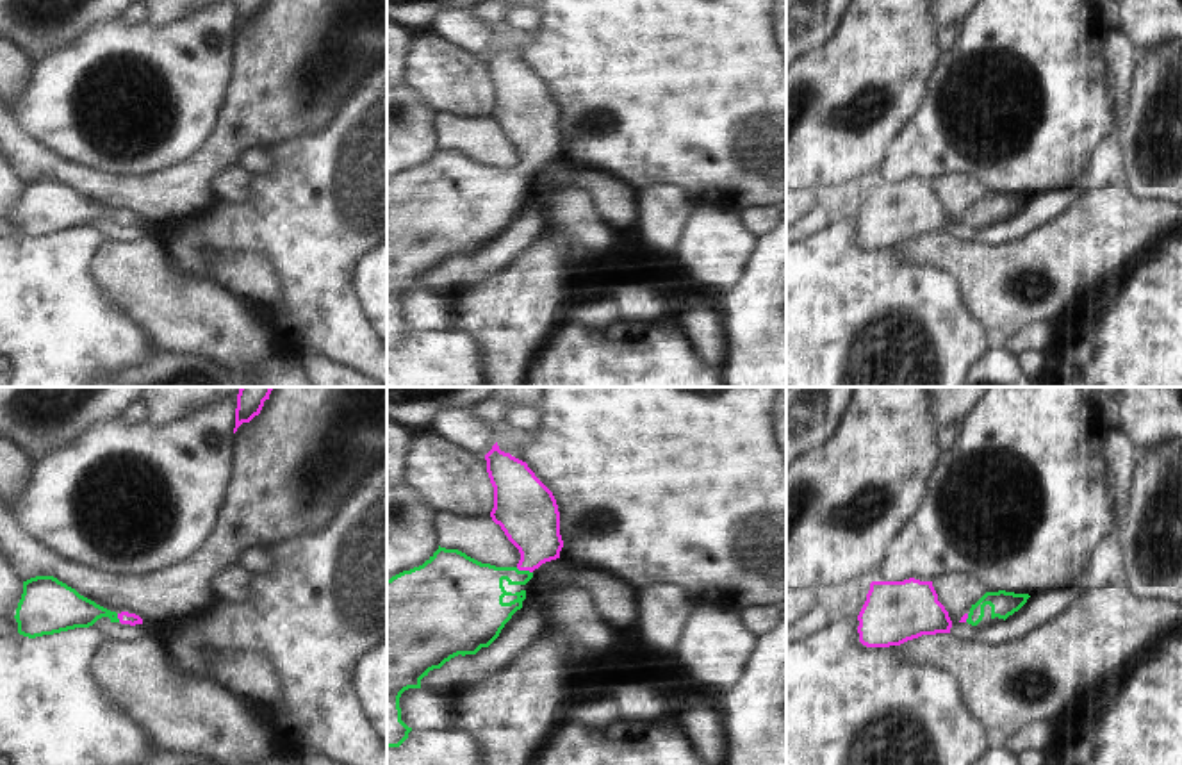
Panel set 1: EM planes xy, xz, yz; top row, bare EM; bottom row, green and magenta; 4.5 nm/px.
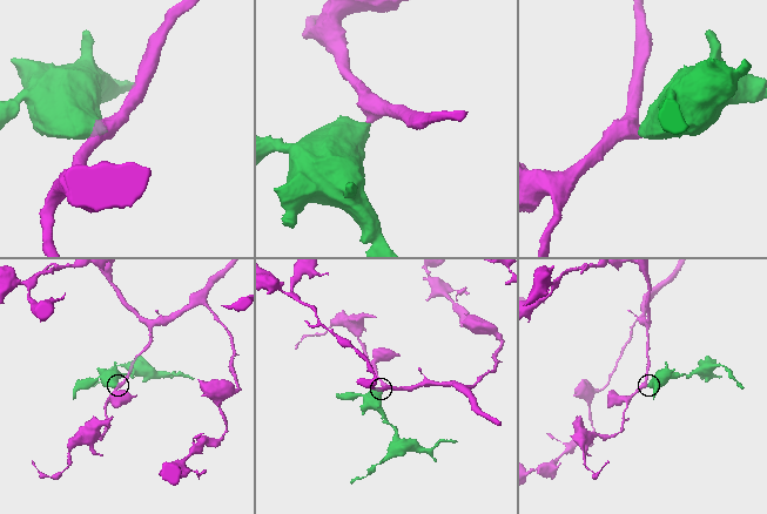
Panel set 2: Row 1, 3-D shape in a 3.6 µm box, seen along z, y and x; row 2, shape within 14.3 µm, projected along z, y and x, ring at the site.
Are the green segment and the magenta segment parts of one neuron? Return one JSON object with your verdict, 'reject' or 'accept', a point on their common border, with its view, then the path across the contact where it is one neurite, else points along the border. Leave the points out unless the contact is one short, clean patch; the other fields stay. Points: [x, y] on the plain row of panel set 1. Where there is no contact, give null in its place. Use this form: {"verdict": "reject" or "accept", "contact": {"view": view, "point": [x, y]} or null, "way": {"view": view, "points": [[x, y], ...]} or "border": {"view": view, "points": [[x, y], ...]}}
{"verdict": "accept", "contact": {"view": "xz", "point": [525, 172]}, "way": {"view": "xz", "points": [[473, 191], [500, 173], [525, 172], [528, 163], [528, 116]]}}

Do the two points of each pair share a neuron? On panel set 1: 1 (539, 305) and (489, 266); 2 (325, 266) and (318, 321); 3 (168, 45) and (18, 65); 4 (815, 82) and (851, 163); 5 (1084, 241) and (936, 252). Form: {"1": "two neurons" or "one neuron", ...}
{"1": "two neurons", "2": "one neuron", "3": "two neurons", "4": "one neuron", "5": "one neuron"}

